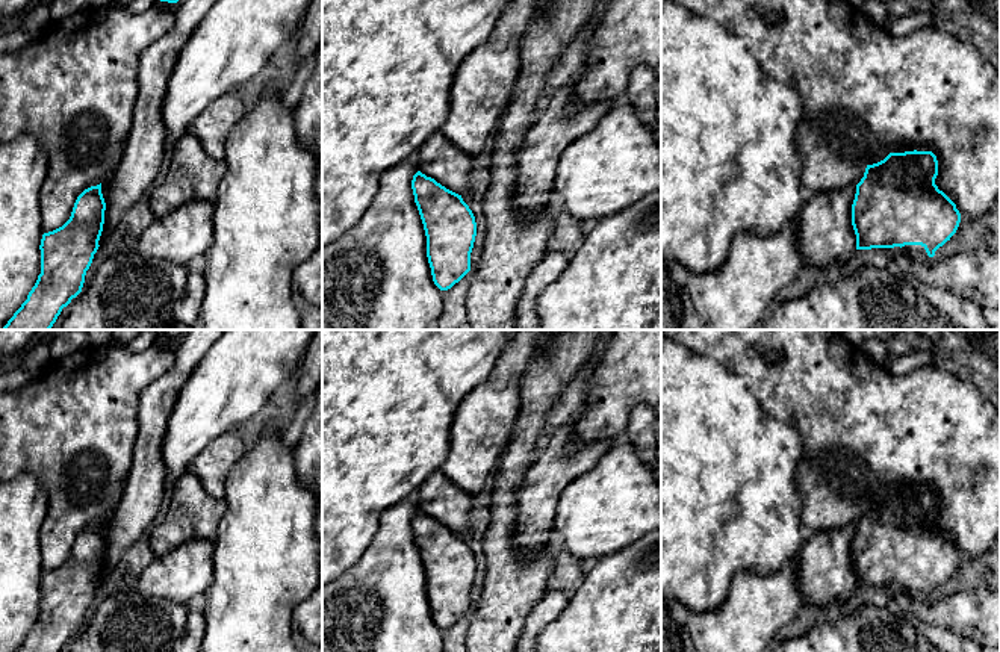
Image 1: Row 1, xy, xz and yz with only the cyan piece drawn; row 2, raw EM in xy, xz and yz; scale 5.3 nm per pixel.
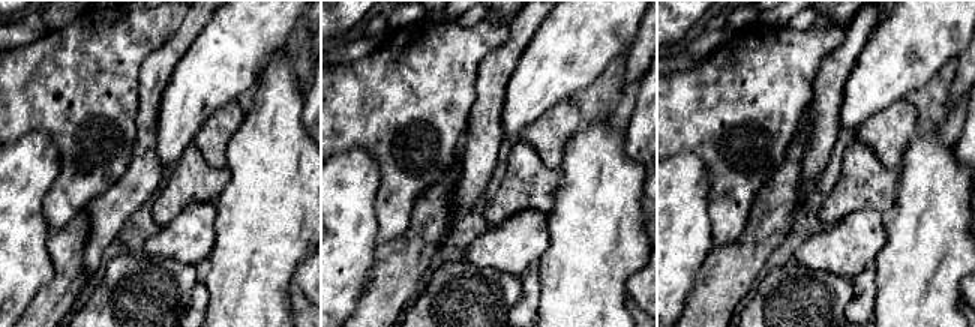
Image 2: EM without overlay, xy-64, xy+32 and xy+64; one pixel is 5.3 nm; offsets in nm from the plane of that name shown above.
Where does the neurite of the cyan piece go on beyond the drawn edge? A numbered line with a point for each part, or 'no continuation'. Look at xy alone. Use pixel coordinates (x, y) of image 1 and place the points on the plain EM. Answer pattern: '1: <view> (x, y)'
no continuation

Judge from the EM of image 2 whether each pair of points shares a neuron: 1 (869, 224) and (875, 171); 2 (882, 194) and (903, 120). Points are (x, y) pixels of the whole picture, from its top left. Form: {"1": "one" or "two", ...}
{"1": "two", "2": "one"}

